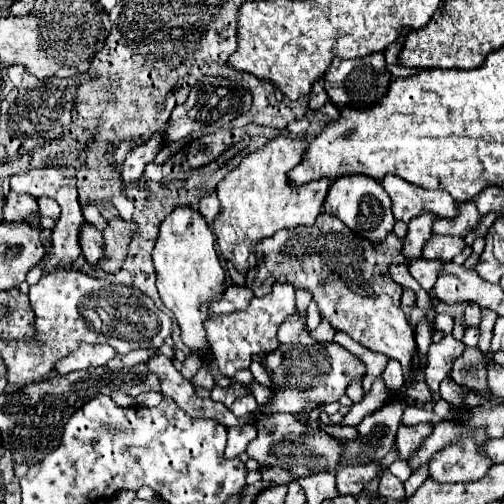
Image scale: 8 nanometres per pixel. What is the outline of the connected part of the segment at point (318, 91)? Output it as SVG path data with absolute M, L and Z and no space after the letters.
M318 80L318 82L314 82L312 92L310 92L310 108L312 108L312 110L318 110L318 108L324 106L324 102L328 102L328 96L324 94L324 84L322 84L322 80Z

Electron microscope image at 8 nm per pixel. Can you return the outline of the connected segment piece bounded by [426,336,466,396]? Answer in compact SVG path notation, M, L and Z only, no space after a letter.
M444 336L440 342L432 344L428 350L428 368L426 368L426 384L436 396L440 382L450 374L452 362L464 352L464 342L454 340L452 336Z

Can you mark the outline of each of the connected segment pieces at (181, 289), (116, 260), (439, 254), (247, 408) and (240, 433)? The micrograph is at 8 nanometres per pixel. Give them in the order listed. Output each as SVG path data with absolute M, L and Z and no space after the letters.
M184 206L176 208L160 226L158 242L152 250L152 260L156 268L156 288L164 302L164 306L174 314L178 326L182 330L182 342L202 356L206 362L206 354L210 352L210 344L206 340L204 322L210 318L208 306L218 300L224 292L226 274L220 266L218 254L214 250L214 234L200 212Z
M114 218L106 224L104 228L104 248L106 248L106 258L102 258L102 262L98 262L96 266L102 268L108 274L114 274L122 268L126 254L128 254L128 244L130 238L134 234L134 222L124 222L120 218Z
M430 236L426 248L422 248L422 260L450 262L464 250L464 238L458 236Z
M246 394L246 396L240 396L240 398L234 402L232 412L234 412L236 416L246 416L246 414L256 412L256 408L258 408L258 404L256 404L254 396L252 396L252 394Z
M244 424L244 426L234 426L228 430L228 444L226 444L226 458L236 458L240 456L248 442L254 440L256 436L256 426L254 424Z

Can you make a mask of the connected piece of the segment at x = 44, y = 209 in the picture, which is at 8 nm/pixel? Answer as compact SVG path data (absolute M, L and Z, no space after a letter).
M48 196L38 198L38 208L40 208L40 214L42 214L42 216L50 216L50 218L54 218L54 220L60 216L58 204L56 204L54 200L50 200Z

